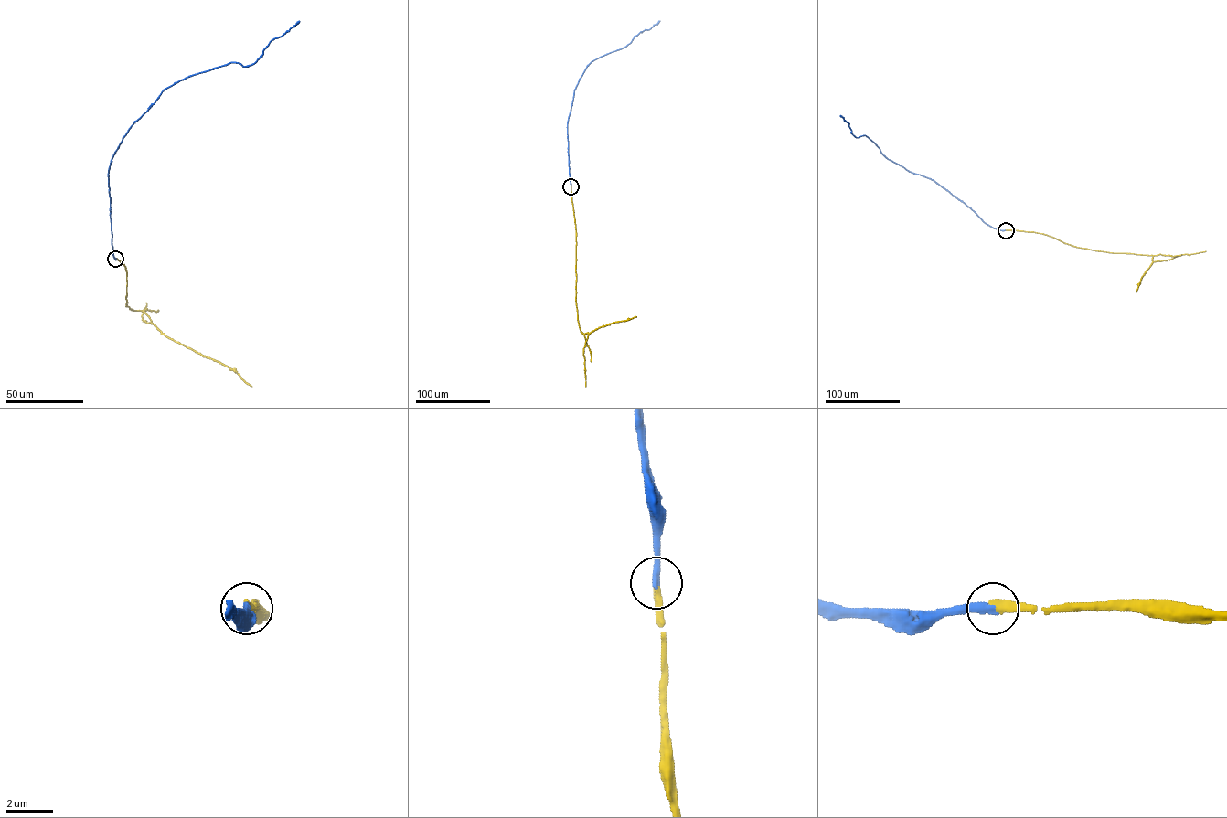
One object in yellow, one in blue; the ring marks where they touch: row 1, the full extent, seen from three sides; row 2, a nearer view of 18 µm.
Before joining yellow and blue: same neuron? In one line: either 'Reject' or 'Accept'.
Accept

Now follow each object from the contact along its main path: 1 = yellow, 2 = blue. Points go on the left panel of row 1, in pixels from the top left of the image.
1: (116, 258), (123, 264), (126, 273), (126, 306), (144, 312), (166, 336), (227, 366), (251, 387)
2: (116, 259), (108, 170), (129, 129), (164, 90), (231, 62), (253, 64), (269, 42), (299, 21)

